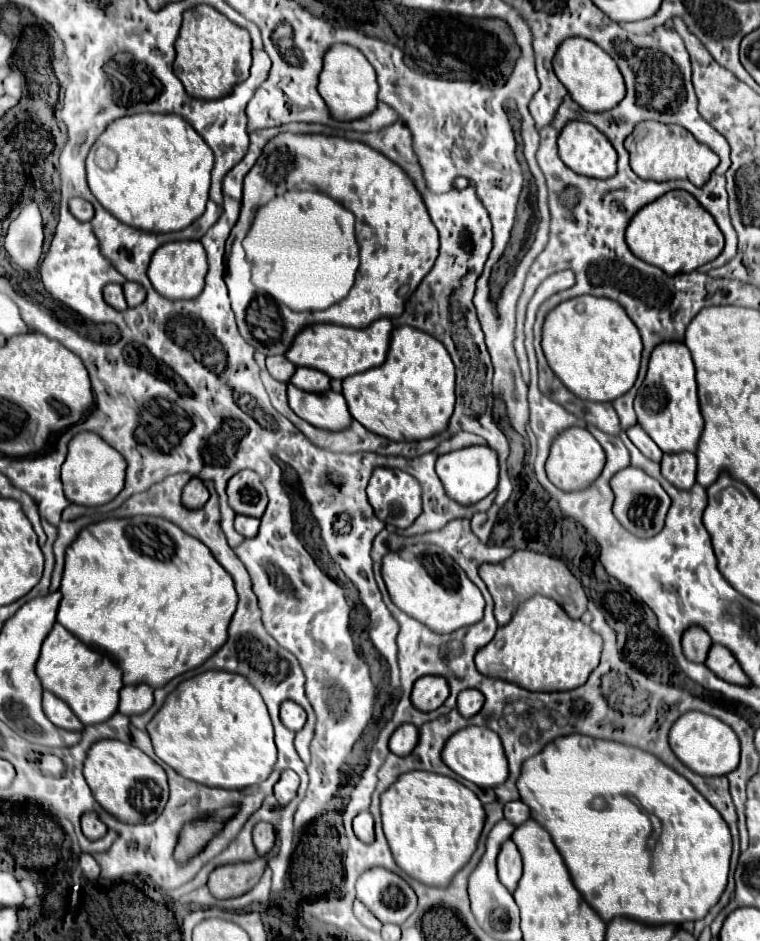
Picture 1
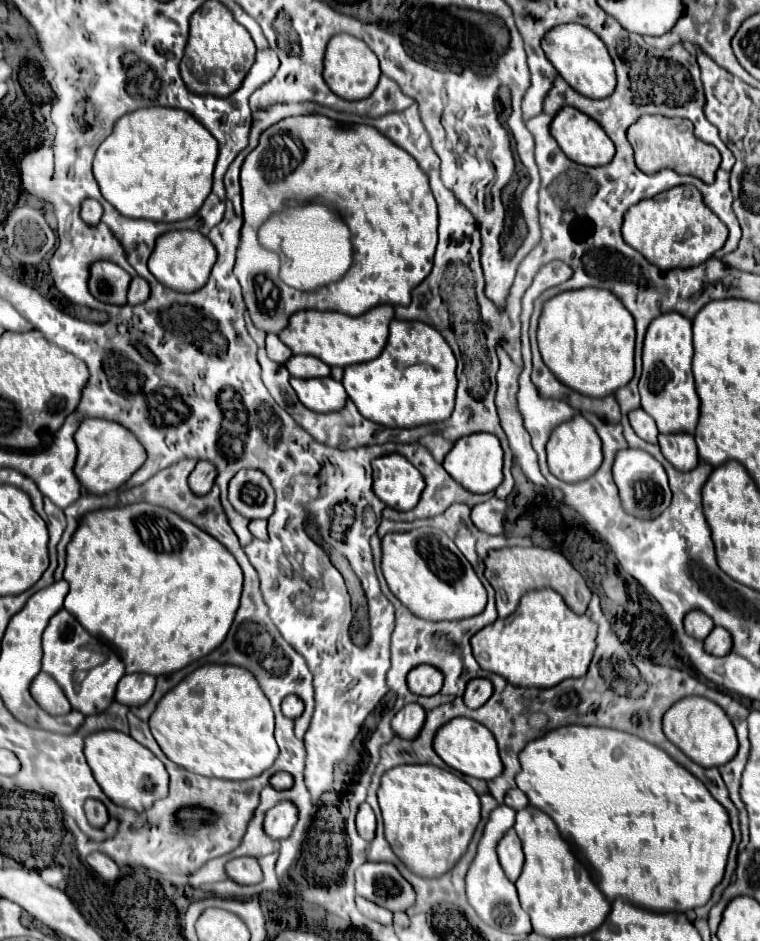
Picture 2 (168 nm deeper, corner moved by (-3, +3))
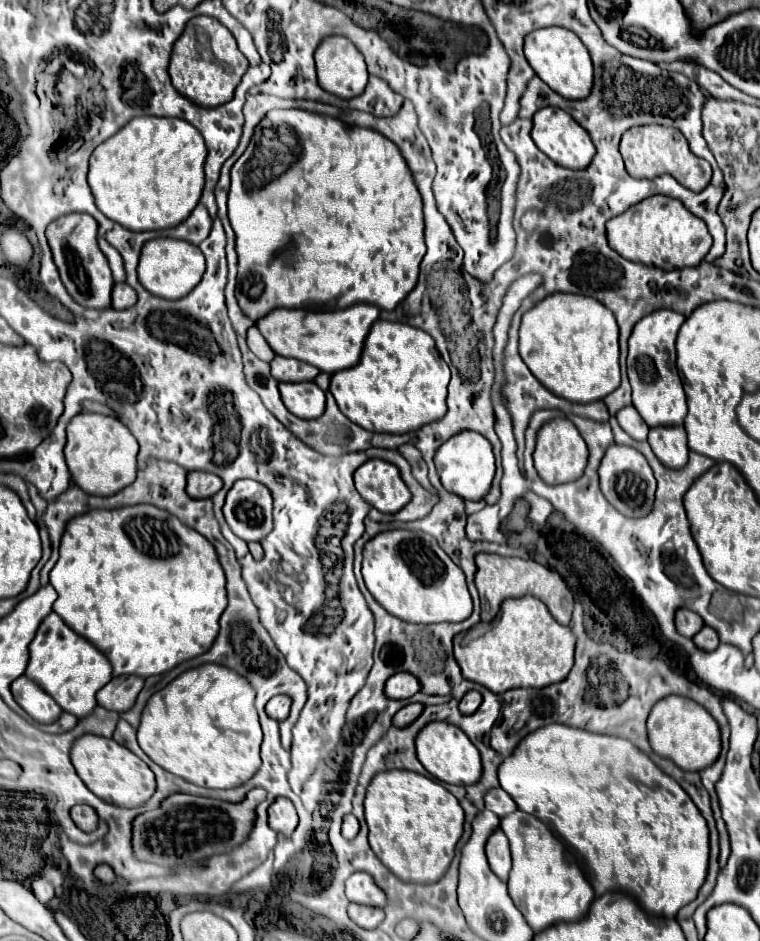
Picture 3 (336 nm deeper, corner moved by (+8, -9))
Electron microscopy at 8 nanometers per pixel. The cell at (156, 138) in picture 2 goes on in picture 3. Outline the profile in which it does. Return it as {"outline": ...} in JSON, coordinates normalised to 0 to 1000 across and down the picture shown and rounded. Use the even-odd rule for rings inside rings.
{"outline":[[[175,124],[159,139],[136,150],[117,169],[117,199],[128,222],[172,245],[204,245],[230,241],[249,231],[267,203],[267,173],[272,158],[264,141],[238,126]]]}

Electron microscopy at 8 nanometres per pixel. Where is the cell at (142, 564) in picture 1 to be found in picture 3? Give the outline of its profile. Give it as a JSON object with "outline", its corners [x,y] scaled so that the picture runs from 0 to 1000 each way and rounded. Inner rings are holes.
{"outline":[[[196,537],[114,543],[93,552],[80,571],[67,622],[78,632],[70,649],[146,702],[151,719],[183,717],[191,722],[267,696],[280,685],[288,656],[299,645],[296,611],[278,577],[233,549]]]}

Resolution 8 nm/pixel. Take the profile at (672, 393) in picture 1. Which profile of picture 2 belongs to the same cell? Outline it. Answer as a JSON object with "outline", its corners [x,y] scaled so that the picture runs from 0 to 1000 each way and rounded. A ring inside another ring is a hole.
{"outline":[[[866,335],[850,352],[845,371],[845,401],[842,420],[845,435],[863,447],[868,460],[913,460],[921,439],[921,424],[916,420],[911,401],[911,341],[900,335]]]}

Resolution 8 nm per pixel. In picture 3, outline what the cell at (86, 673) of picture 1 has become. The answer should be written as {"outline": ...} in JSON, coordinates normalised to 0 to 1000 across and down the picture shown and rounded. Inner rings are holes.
{"outline":[[[75,651],[57,658],[46,679],[41,681],[41,700],[33,717],[43,722],[59,736],[64,736],[86,758],[112,762],[128,751],[125,736],[146,724],[146,707],[114,679],[99,675]]]}

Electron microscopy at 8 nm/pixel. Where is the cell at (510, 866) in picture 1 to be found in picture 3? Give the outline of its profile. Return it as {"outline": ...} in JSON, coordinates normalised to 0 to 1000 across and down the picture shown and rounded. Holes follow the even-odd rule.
{"outline":[[[654,881],[643,889],[641,913],[643,913],[643,921],[649,923],[649,928],[659,936],[667,936],[667,930],[672,926],[672,906],[670,906],[670,894],[659,881]]]}

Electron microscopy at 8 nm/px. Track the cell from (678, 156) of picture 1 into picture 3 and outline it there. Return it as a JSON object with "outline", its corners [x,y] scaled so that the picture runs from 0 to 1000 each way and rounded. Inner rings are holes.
{"outline":[[[849,133],[849,135],[830,135],[817,148],[817,165],[822,171],[822,180],[836,190],[862,190],[867,186],[888,188],[899,199],[909,203],[925,203],[936,190],[936,175],[912,165],[907,160],[904,148],[896,139],[870,133]]]}

